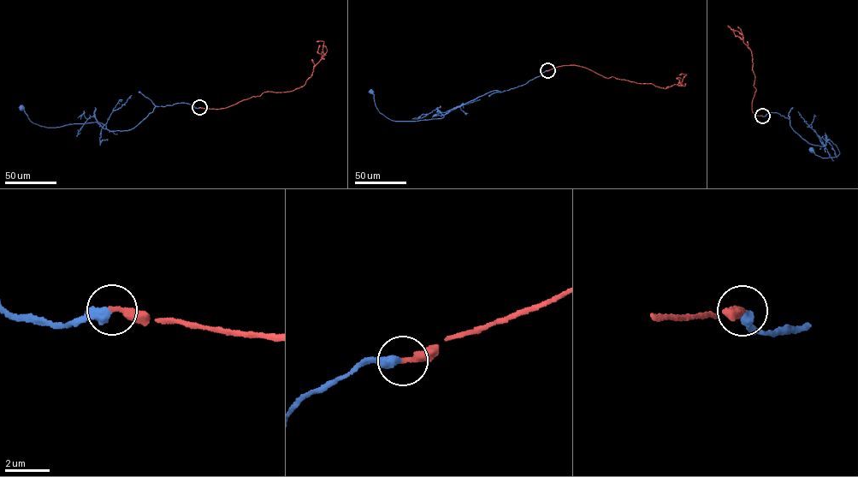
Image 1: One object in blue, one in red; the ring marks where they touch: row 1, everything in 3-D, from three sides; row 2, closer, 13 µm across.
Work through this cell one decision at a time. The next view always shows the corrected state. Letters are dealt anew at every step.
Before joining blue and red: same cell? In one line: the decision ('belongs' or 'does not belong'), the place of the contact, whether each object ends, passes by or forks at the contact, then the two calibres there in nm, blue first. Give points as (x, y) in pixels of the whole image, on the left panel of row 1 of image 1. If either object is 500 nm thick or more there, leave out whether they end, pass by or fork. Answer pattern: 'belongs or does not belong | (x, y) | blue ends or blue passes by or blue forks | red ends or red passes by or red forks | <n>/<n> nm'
belongs | (199, 107) | blue ends | red ends | 480/280 nm

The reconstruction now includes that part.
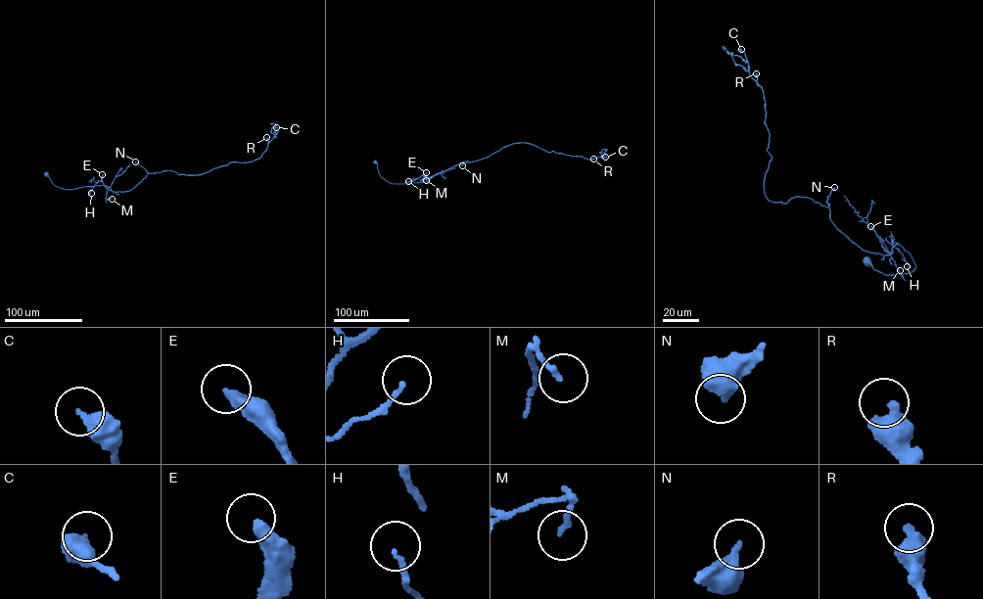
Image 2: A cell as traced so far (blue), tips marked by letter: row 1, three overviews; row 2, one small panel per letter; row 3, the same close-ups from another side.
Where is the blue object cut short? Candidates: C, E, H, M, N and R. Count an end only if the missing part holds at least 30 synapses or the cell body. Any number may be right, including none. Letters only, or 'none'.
E, N

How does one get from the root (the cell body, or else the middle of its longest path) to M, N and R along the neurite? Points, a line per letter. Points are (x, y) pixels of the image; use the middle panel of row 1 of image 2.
M: (375, 161), (381, 176), (392, 183), (427, 181), (426, 177), (421, 179), (426, 180)
N: (375, 161), (381, 176), (393, 184), (427, 181), (463, 161), (471, 162), (462, 165)
R: (375, 161), (382, 178), (393, 184), (405, 184), (427, 181), (463, 161), (487, 158), (516, 143), (593, 159)

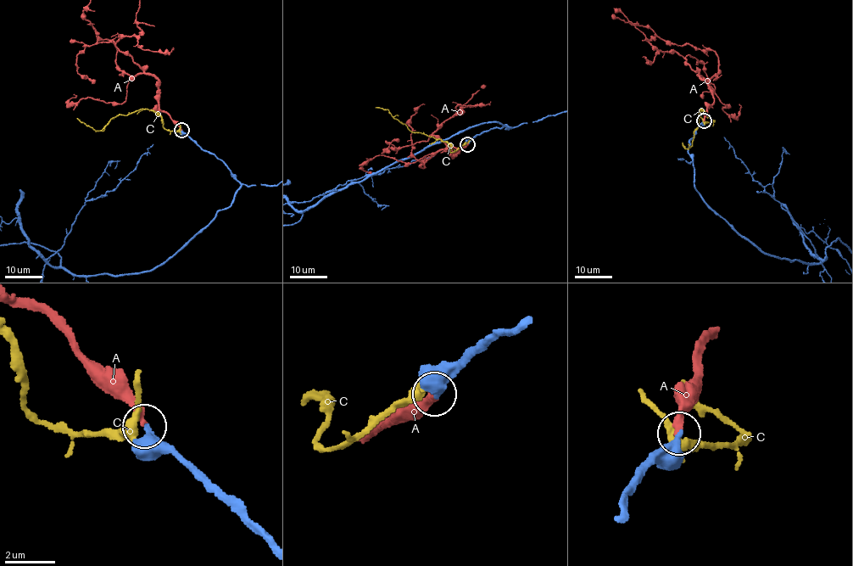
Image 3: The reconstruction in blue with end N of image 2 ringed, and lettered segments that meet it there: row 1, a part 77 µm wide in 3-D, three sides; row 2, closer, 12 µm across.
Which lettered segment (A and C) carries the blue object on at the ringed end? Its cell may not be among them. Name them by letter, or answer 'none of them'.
A

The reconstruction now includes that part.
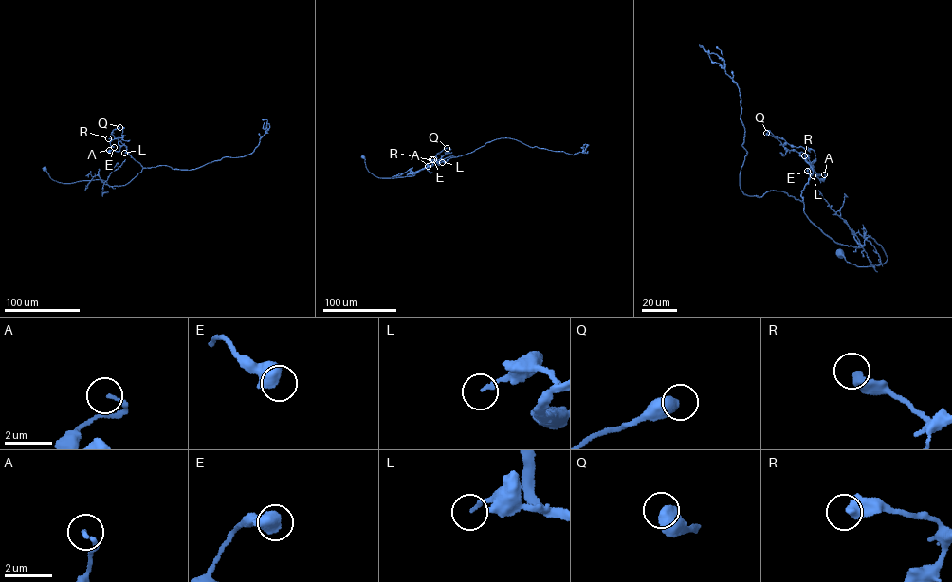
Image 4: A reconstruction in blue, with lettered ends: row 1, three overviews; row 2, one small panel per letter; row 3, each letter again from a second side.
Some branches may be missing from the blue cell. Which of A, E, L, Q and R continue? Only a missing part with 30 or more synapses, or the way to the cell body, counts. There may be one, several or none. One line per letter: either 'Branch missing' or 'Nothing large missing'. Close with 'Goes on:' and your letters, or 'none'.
A: Nothing large missing
E: Nothing large missing
L: Nothing large missing
Q: Nothing large missing
R: Nothing large missing
Goes on: none

